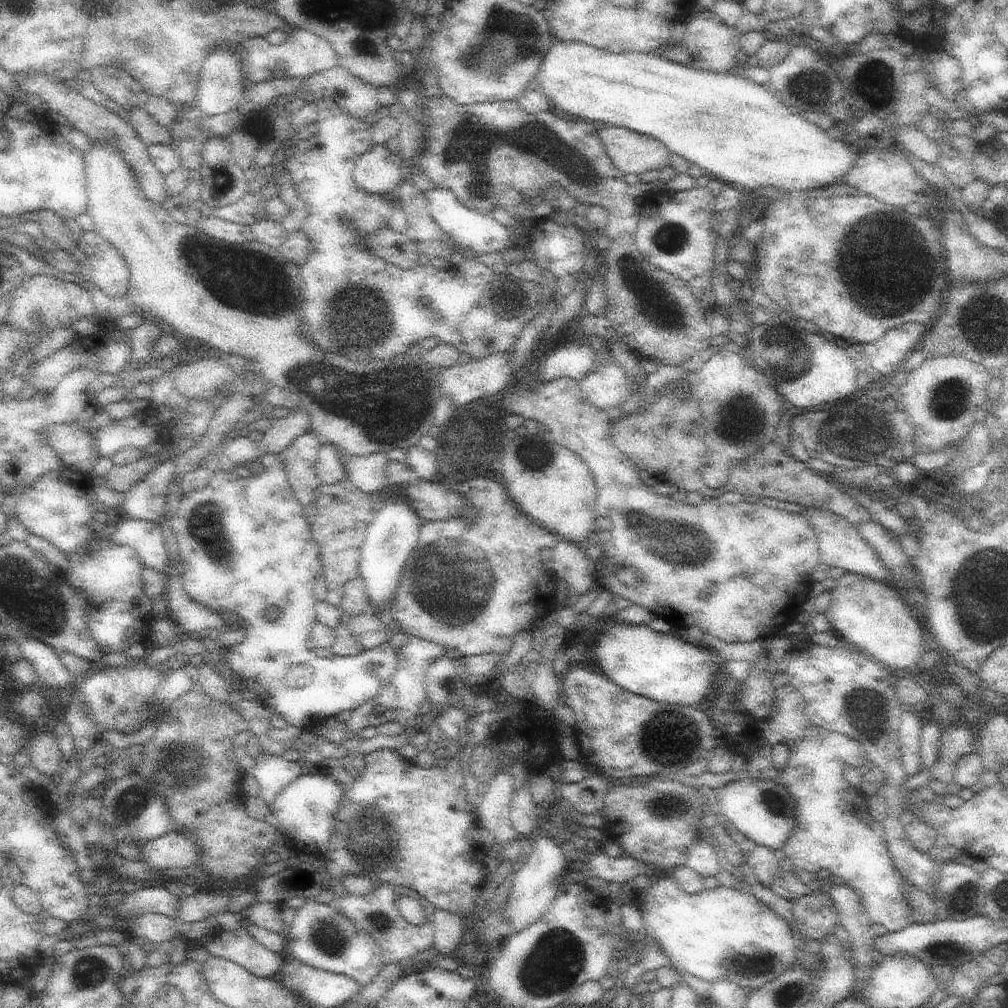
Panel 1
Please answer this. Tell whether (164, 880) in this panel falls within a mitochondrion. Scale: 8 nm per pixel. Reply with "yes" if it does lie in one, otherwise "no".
no

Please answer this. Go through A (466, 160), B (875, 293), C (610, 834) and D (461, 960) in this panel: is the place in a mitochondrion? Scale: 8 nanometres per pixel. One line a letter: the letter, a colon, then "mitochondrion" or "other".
A: mitochondrion
B: mitochondrion
C: other
D: other

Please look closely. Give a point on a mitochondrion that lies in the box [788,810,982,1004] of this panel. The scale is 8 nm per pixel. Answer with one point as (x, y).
(935, 951)

